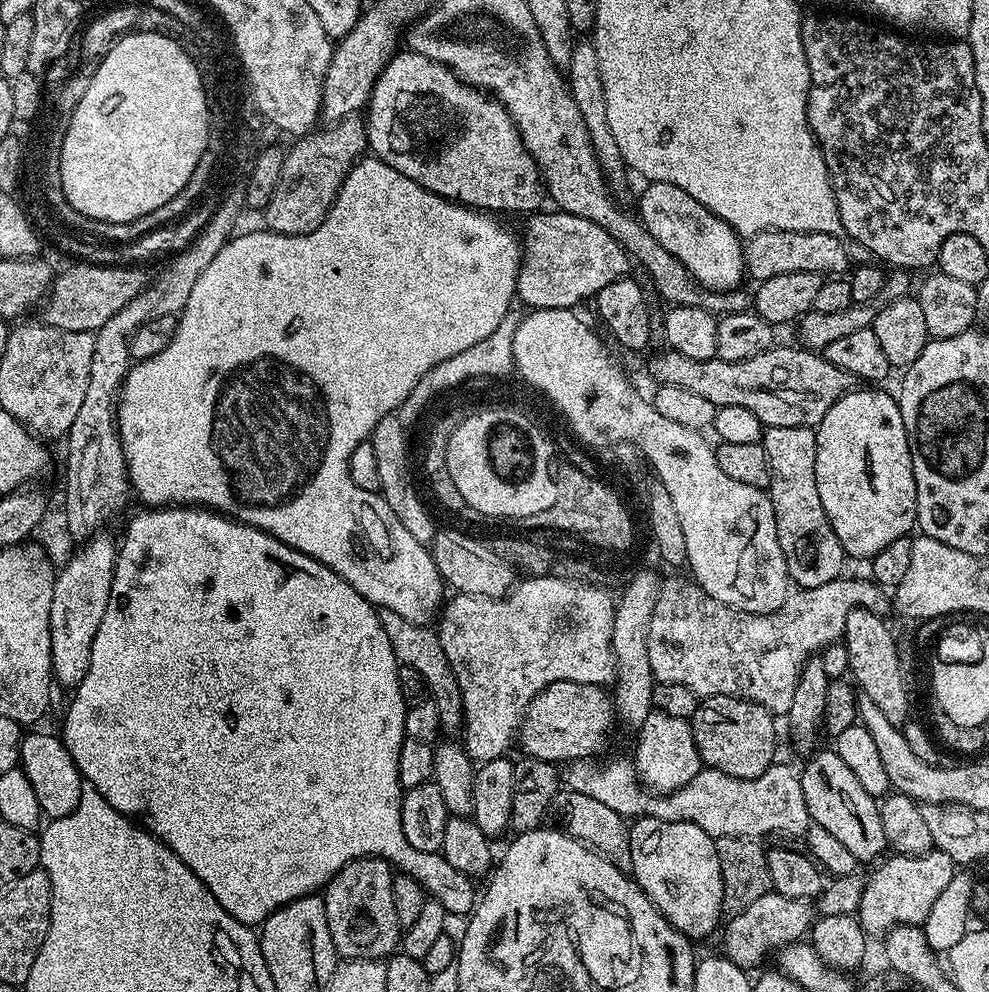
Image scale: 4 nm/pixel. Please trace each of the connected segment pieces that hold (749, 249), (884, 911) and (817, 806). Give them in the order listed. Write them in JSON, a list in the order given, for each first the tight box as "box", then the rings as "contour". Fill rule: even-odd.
[{"box":[743,228,850,282],"contour":[[[768,228],[765,232],[755,232],[754,235],[747,237],[743,241],[744,246],[744,270],[749,277],[753,276],[753,281],[759,282],[766,278],[778,278],[778,274],[798,274],[798,270],[810,270],[811,272],[823,272],[825,274],[844,274],[850,268],[850,252],[846,247],[845,241],[840,236],[831,236],[830,234],[822,234],[821,232],[795,232],[794,230],[778,230],[777,228]]]},{"box":[858,850,958,937],"contour":[[[935,850],[921,856],[892,854],[880,863],[875,865],[877,868],[873,870],[872,877],[869,875],[864,883],[858,913],[860,925],[869,937],[883,937],[899,924],[923,925],[924,919],[930,914],[930,906],[934,906],[938,894],[946,890],[950,878],[954,878],[958,871],[958,865],[952,861],[950,854]]]},{"box":[799,750,888,862],"contour":[[[834,750],[817,751],[807,757],[808,765],[799,769],[802,798],[806,798],[806,810],[811,823],[822,827],[829,834],[834,834],[839,842],[854,854],[857,862],[875,861],[885,855],[888,843],[882,830],[880,805],[877,797],[866,794],[865,788],[854,778],[854,770],[838,758]],[[884,852],[884,853],[883,853]],[[881,855],[881,856],[880,856]],[[875,856],[880,856],[876,857]]]}]

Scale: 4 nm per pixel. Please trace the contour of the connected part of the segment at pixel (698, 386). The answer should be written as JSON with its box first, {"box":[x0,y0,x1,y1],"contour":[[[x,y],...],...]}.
{"box":[648,346,854,429],"contour":[[[773,346],[742,362],[699,360],[663,350],[649,358],[648,372],[657,385],[682,386],[682,390],[691,390],[693,394],[714,402],[717,408],[742,406],[753,412],[764,428],[802,426],[815,429],[822,418],[826,418],[826,410],[847,392],[853,391],[854,378],[846,370],[838,370],[838,366],[819,351],[795,347]]]}

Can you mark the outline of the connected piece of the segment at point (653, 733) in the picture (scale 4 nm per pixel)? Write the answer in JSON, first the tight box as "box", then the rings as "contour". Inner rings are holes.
{"box":[635,710,702,794],"contour":[[[654,710],[646,718],[646,722],[642,722],[635,736],[636,772],[640,775],[640,783],[653,793],[663,794],[678,790],[686,786],[686,782],[690,782],[694,774],[700,772],[702,767],[700,755],[698,746],[694,746],[694,734],[689,721],[682,718],[670,718],[670,714],[662,714]]]}

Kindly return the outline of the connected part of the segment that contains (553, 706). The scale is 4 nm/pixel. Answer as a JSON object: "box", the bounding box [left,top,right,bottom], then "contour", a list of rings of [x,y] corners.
{"box":[518,682,617,765],"contour":[[[554,682],[546,686],[546,690],[533,698],[530,706],[524,711],[524,720],[520,723],[518,744],[524,747],[524,756],[537,756],[548,760],[554,765],[559,765],[560,760],[571,762],[573,760],[587,760],[595,757],[595,752],[600,752],[608,744],[608,735],[612,727],[617,727],[616,707],[612,705],[611,695],[601,685],[583,684],[582,682]]]}

